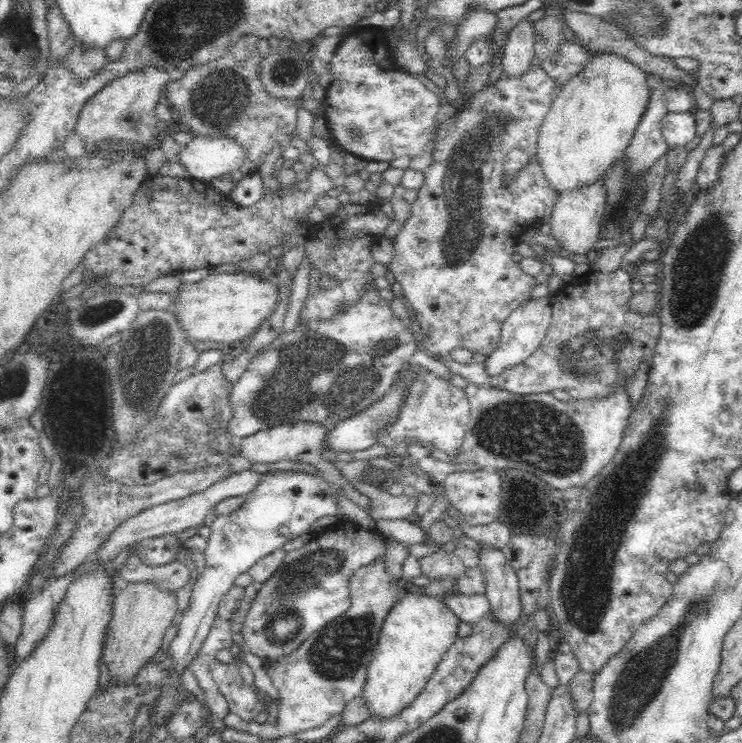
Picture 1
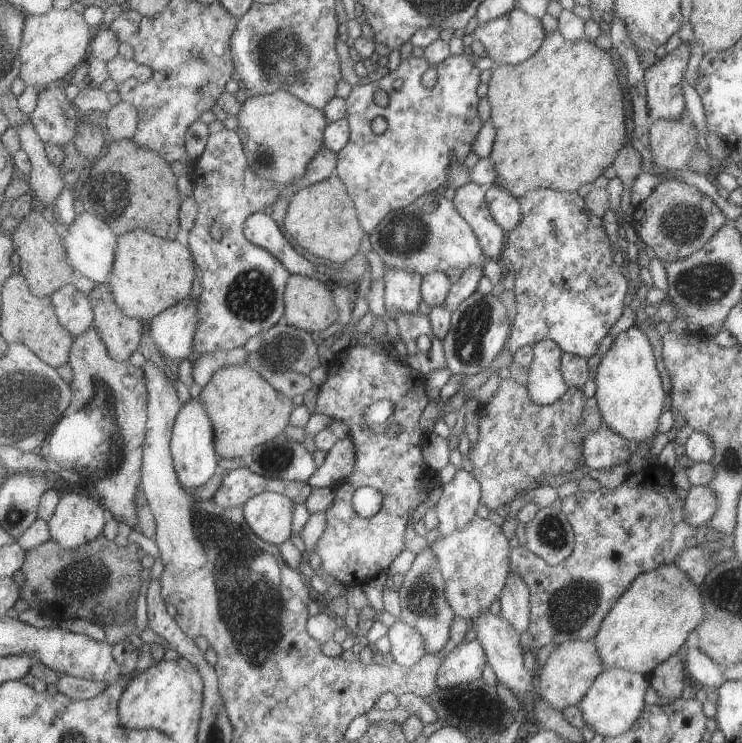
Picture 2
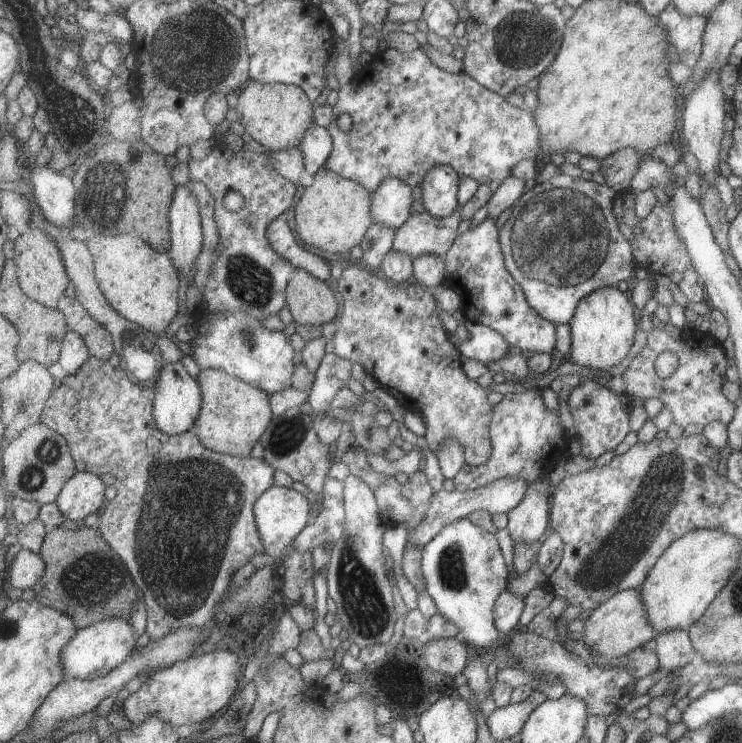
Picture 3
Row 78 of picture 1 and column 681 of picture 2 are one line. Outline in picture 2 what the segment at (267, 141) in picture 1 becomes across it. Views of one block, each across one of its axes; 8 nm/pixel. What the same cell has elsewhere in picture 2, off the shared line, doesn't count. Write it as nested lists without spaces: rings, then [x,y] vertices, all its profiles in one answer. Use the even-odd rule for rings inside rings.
[[[665,178],[654,186],[651,194],[645,200],[635,206],[630,223],[639,240],[645,246],[652,248],[655,256],[662,263],[682,260],[693,252],[697,252],[725,224],[725,220],[725,216],[711,198],[699,192],[695,186],[688,186],[685,182],[679,182],[675,178]]]

